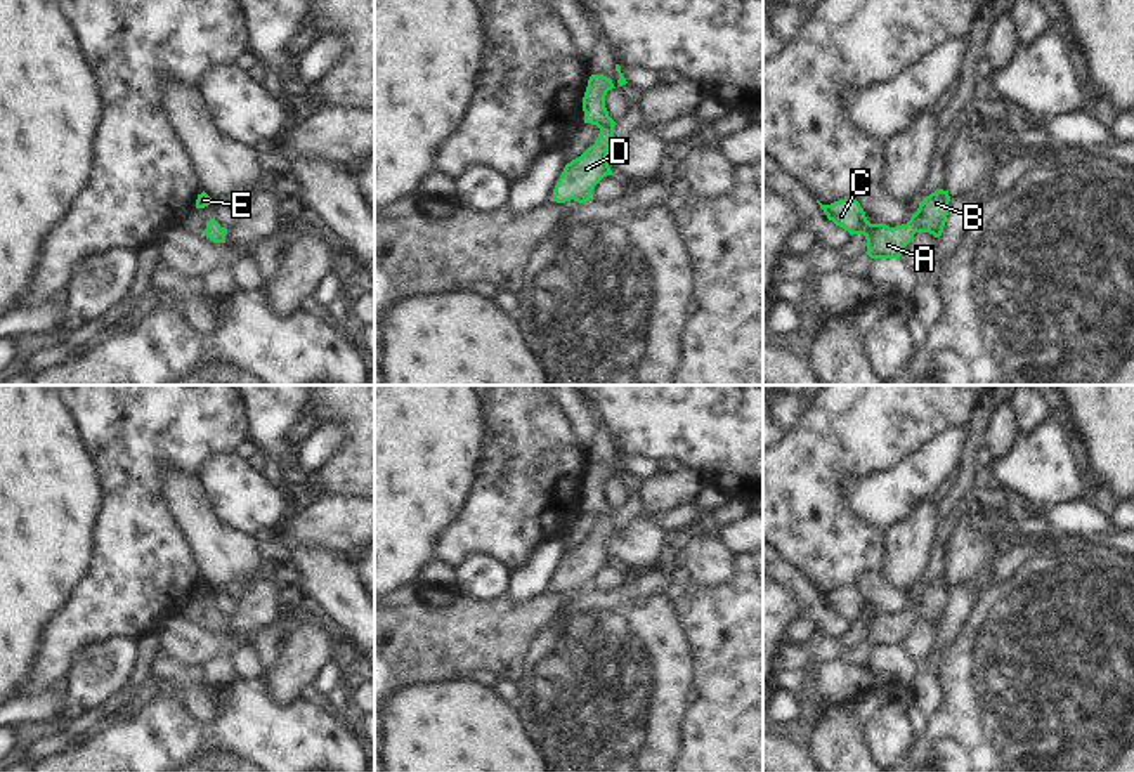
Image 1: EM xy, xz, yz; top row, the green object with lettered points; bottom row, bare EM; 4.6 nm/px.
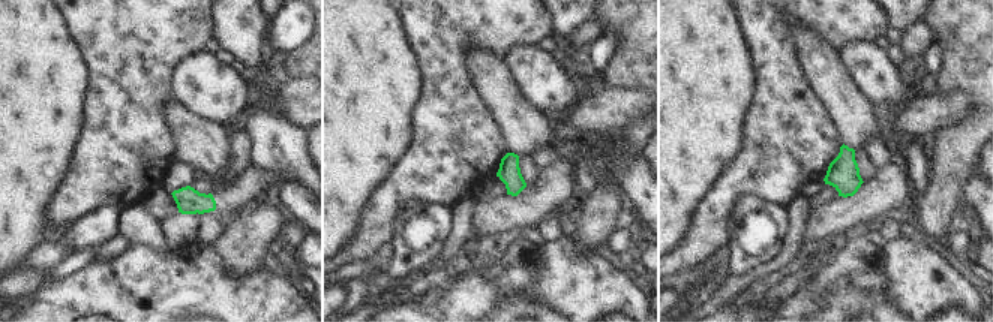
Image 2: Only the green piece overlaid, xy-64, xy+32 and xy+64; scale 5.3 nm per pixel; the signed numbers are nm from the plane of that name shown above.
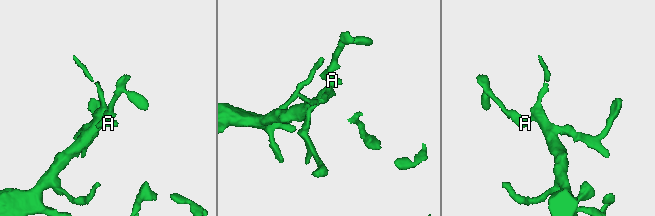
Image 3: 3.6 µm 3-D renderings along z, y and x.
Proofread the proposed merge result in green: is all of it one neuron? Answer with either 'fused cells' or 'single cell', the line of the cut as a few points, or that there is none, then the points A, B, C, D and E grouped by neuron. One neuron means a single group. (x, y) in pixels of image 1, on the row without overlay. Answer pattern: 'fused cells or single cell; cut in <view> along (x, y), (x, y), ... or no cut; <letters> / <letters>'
single cell; no cut; A B C D E

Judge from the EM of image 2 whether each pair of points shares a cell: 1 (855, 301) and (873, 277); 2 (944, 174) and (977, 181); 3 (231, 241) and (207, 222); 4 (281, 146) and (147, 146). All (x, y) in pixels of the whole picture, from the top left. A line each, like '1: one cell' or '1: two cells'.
1: two cells
2: two cells
3: two cells
4: two cells

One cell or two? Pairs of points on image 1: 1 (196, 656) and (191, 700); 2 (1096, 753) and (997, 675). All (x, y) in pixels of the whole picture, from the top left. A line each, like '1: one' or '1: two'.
1: two
2: one

